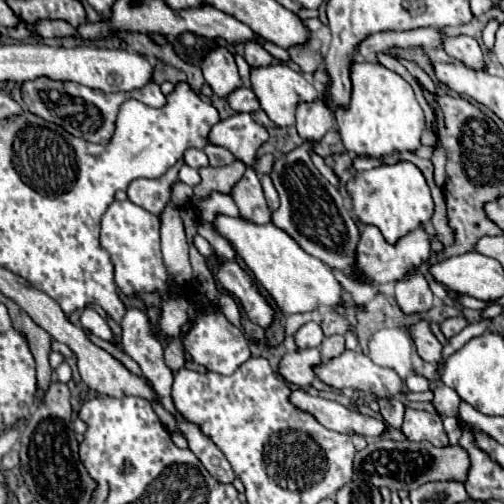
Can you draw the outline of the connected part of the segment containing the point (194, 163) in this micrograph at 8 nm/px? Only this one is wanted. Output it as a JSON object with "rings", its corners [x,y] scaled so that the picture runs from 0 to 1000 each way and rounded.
{"rings":[[[371,298],[367,302],[367,325],[379,333],[399,333],[399,329],[415,329],[415,313],[407,310],[407,302],[399,298]]]}

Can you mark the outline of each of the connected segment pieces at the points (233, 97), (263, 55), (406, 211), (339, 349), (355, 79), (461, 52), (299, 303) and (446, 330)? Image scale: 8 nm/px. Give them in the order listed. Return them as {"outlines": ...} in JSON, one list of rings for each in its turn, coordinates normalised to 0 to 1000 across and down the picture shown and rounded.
{"outlines":[[[[478,171],[470,179],[462,179],[454,190],[450,190],[450,202],[454,210],[466,218],[466,222],[506,222],[514,218],[514,198],[510,190],[502,187],[502,179]]],[[[494,79],[486,87],[486,119],[494,123],[494,131],[534,131],[542,127],[542,111],[506,79]]],[[[788,321],[788,325],[756,325],[740,337],[708,345],[704,357],[688,365],[696,385],[700,425],[724,440],[748,448],[768,480],[784,480],[792,468],[831,452],[835,444],[855,437],[859,425],[859,397],[855,377],[839,341],[819,321]]],[[[665,663],[665,667],[649,667],[637,683],[637,710],[641,714],[653,714],[653,710],[665,710],[673,702],[685,698],[685,667],[677,663]]],[[[696,123],[692,151],[700,167],[696,202],[692,210],[665,214],[665,242],[685,294],[716,313],[752,313],[780,298],[804,302],[831,294],[835,262],[843,258],[843,226],[815,167],[752,123]]],[[[911,67],[903,75],[883,71],[879,95],[891,111],[899,111],[903,119],[915,119],[923,131],[935,131],[935,135],[958,131],[958,99],[938,71],[927,71],[927,67]]],[[[431,425],[423,448],[431,464],[438,464],[462,488],[462,496],[502,540],[510,560],[534,579],[558,627],[585,619],[613,619],[637,603],[665,607],[669,599],[685,599],[688,611],[704,607],[692,579],[681,575],[677,563],[665,556],[657,532],[649,532],[649,524],[641,524],[633,512],[609,504],[573,460],[546,448],[542,440],[506,444],[482,429],[462,433]]],[[[903,627],[903,631],[887,631],[879,643],[875,643],[875,655],[883,663],[883,671],[895,671],[903,663],[911,663],[923,647],[931,647],[931,635],[923,627]]]]}

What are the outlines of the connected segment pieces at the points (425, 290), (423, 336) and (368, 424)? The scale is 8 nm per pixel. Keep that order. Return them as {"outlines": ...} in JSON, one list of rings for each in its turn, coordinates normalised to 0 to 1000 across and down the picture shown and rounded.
{"outlines":[[[[827,532],[784,563],[784,595],[800,619],[843,619],[867,603],[847,552]]],[[[831,635],[827,643],[812,647],[812,663],[823,679],[827,702],[855,722],[867,722],[875,714],[875,690],[879,683],[863,671],[863,663],[855,659],[855,647],[847,635]]],[[[589,770],[577,774],[573,798],[601,813],[613,817],[617,825],[629,829],[633,841],[641,841],[653,853],[665,857],[681,857],[681,861],[716,861],[716,865],[752,865],[764,853],[764,841],[756,833],[720,825],[712,817],[688,813],[681,802],[661,798],[661,794],[645,794],[637,786],[617,786],[613,778]]]]}

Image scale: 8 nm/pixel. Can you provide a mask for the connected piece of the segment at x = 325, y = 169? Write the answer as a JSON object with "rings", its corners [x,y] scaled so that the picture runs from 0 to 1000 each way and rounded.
{"rings":[[[617,302],[617,317],[621,317],[621,325],[629,329],[629,337],[633,337],[633,341],[637,341],[661,369],[673,369],[673,353],[669,353],[669,345],[645,325],[645,317],[641,317],[637,310],[629,310],[625,302]]]}

